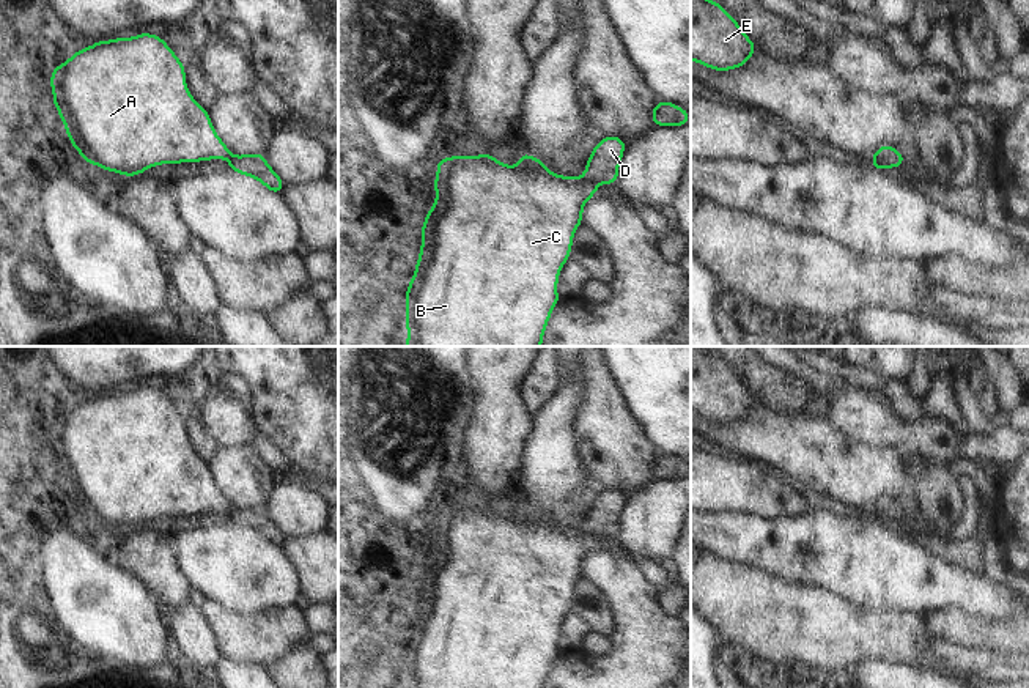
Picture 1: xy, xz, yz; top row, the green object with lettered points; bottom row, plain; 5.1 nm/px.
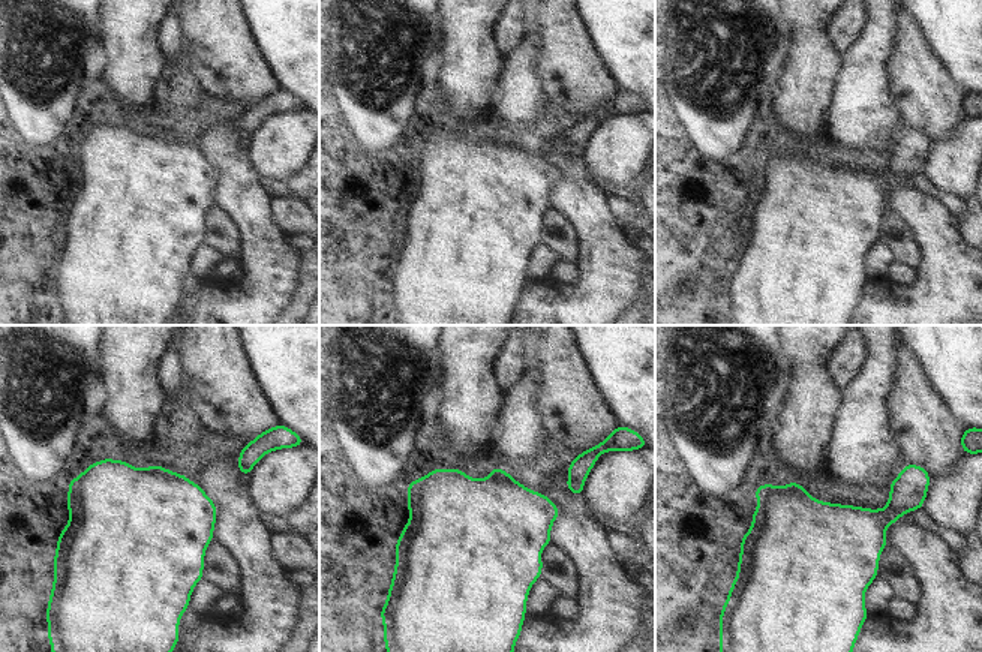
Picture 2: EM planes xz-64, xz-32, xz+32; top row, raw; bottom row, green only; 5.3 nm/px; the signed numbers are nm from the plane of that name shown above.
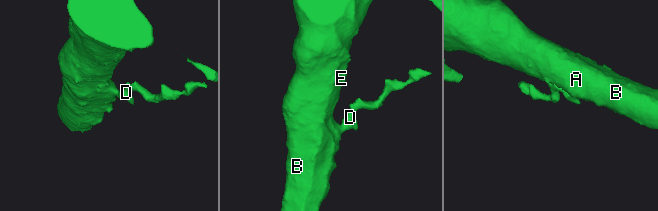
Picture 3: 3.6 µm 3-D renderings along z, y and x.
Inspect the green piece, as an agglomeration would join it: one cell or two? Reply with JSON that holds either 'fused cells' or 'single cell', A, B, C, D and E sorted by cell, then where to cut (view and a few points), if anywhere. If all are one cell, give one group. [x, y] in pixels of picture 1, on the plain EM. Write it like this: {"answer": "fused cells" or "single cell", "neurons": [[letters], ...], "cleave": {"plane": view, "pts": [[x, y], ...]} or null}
{"answer": "fused cells", "neurons": [["A", "B", "C", "E"], ["D"]], "cleave": {"plane": "xz", "pts": [[581, 531], [593, 537]]}}

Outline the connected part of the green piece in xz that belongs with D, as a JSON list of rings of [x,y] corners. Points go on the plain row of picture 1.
[[[604,490],[592,504],[582,532],[590,537],[617,537],[618,516],[626,496],[620,490]]]

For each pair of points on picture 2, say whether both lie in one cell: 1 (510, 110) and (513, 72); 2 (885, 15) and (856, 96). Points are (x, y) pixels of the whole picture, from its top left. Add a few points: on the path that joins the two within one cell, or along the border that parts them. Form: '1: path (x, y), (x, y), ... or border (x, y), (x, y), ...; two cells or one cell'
1: path (513, 101), (513, 81); one cell
2: path (879, 35), (862, 63), (862, 77); one cell

